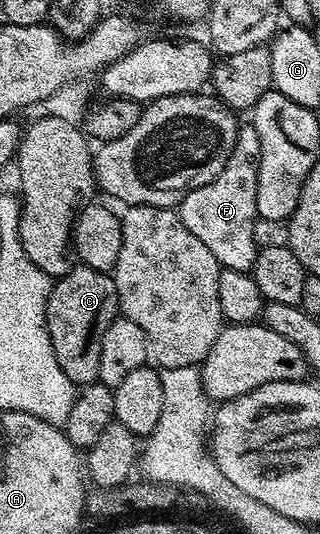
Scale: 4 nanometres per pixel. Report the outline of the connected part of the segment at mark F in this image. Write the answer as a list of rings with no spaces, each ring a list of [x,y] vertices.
[[[251,122],[237,131],[236,149],[230,154],[222,174],[206,186],[198,186],[178,206],[186,230],[198,238],[214,254],[221,268],[251,273],[258,243],[256,244],[256,203],[258,202],[258,166],[262,158],[262,142],[258,142],[258,130]]]

